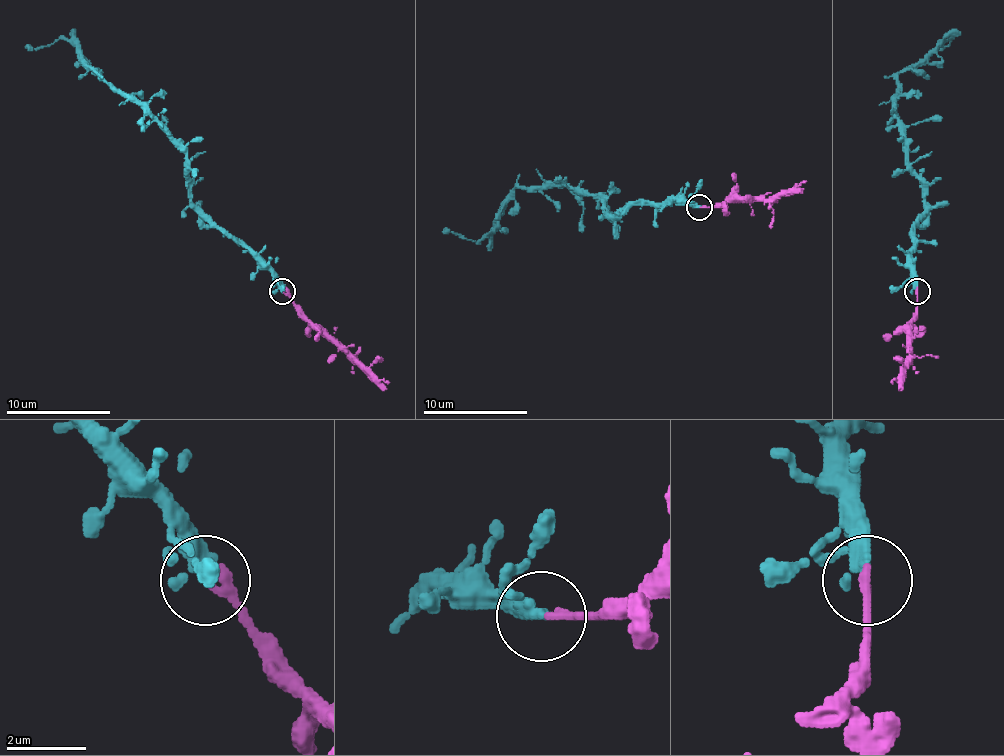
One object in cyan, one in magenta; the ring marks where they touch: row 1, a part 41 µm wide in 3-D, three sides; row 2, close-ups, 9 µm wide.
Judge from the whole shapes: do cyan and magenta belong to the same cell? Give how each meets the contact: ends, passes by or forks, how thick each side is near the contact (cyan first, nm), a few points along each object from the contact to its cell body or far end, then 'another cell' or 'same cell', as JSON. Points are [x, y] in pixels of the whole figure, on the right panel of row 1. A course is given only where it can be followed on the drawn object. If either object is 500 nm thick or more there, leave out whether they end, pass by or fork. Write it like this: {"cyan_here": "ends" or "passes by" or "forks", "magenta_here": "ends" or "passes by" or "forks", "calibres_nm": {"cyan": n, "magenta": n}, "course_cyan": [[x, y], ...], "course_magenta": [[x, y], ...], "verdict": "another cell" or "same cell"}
{"cyan_here": "passes by", "magenta_here": "ends", "calibres_nm": {"cyan": 280, "magenta": 280}, "course_cyan": [[918, 290], [912, 223], [925, 202], [923, 178], [910, 165], [897, 77], [951, 38], [949, 45], [938, 45]], "course_magenta": [[918, 293], [918, 314], [910, 322], [910, 361], [891, 384]], "verdict": "same cell"}

